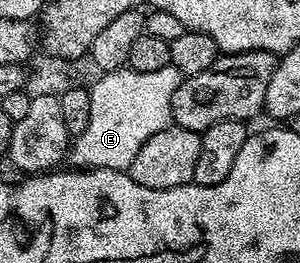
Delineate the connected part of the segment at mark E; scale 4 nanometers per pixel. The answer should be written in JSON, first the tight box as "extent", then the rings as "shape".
{"extent":[68,65,182,170],"shape":[[[174,65],[168,67],[160,67],[160,71],[132,71],[129,67],[115,69],[112,73],[102,73],[99,81],[95,85],[89,86],[90,98],[92,99],[92,112],[88,115],[88,127],[84,127],[84,131],[77,134],[73,138],[68,154],[68,161],[71,166],[80,169],[120,169],[129,170],[132,159],[136,159],[136,151],[140,151],[140,147],[144,147],[144,143],[148,143],[148,139],[152,139],[152,135],[156,135],[156,131],[164,131],[172,124],[172,95],[176,95],[176,87],[182,81],[182,74],[176,71]]]}

